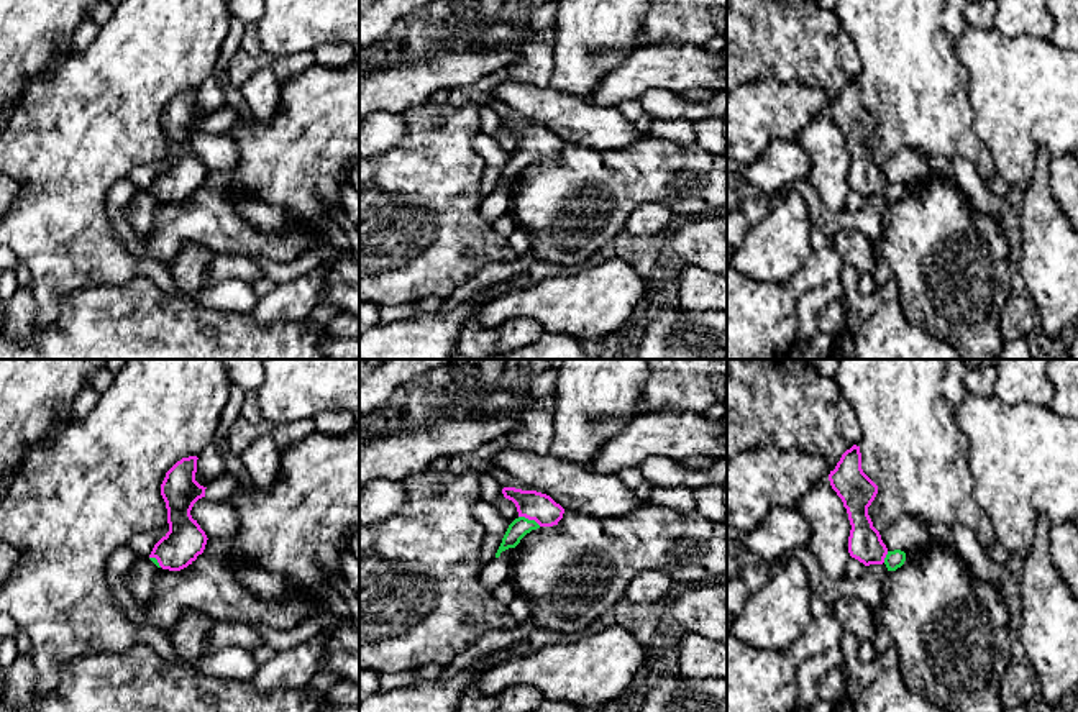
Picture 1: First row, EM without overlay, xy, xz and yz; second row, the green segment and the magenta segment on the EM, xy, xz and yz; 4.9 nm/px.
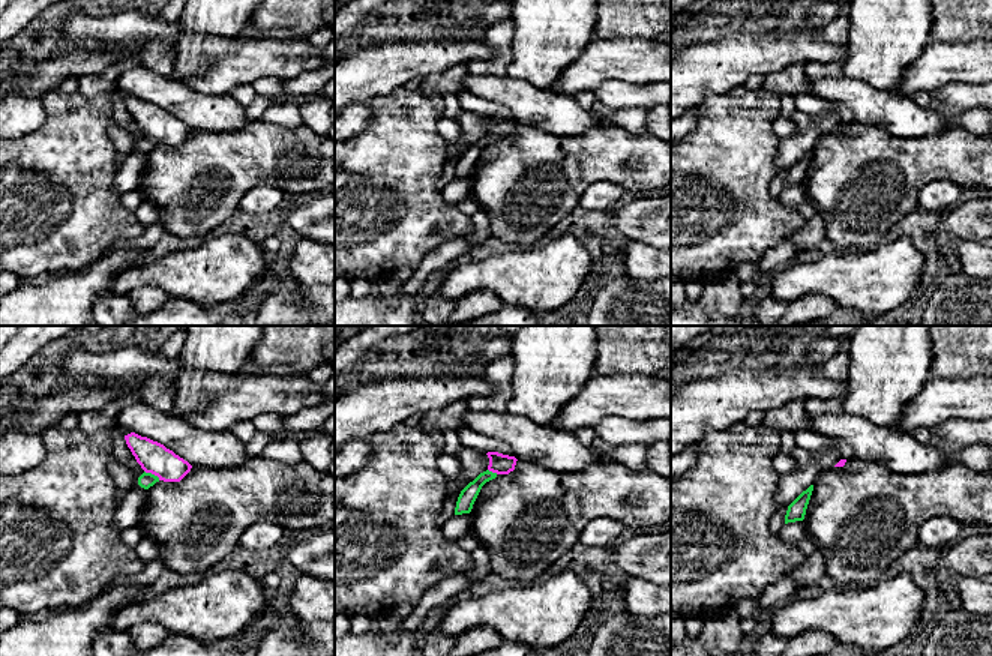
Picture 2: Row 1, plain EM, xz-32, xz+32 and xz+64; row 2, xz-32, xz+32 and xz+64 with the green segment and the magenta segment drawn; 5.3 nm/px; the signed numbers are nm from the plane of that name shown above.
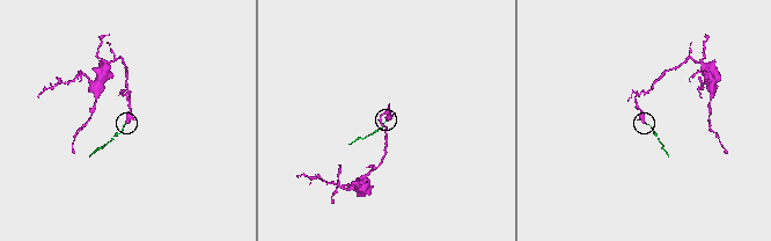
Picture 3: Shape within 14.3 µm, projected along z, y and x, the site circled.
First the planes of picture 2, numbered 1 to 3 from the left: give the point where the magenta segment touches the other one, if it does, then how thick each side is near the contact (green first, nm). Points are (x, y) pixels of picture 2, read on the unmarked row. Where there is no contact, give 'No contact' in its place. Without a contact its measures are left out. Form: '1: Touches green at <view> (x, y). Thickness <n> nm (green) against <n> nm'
1: Touches green at xz-32 (150, 137). Thickness 80 nm (green) against 170 nm
2: Touches green at xz+32 (491, 135). Thickness 90 nm (green) against 110 nm
3: No contact

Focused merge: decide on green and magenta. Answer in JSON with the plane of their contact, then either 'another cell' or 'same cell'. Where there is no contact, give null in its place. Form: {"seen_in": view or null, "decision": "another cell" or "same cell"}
{"seen_in": "xz", "decision": "same cell"}

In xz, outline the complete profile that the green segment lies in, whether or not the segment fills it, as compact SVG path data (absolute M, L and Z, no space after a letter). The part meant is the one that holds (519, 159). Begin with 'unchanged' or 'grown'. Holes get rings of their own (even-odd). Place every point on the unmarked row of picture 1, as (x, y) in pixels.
grown; M504 120L502 126L515 136L518 149L509 157L496 190L502 184L515 180L532 162L558 157L563 151L564 141L546 126L515 120Z

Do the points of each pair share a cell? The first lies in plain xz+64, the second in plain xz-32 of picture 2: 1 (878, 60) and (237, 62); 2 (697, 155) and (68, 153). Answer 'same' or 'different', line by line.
1: different
2: same

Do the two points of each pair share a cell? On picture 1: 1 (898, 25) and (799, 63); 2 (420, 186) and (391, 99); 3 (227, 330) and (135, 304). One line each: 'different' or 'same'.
1: different
2: different
3: same

